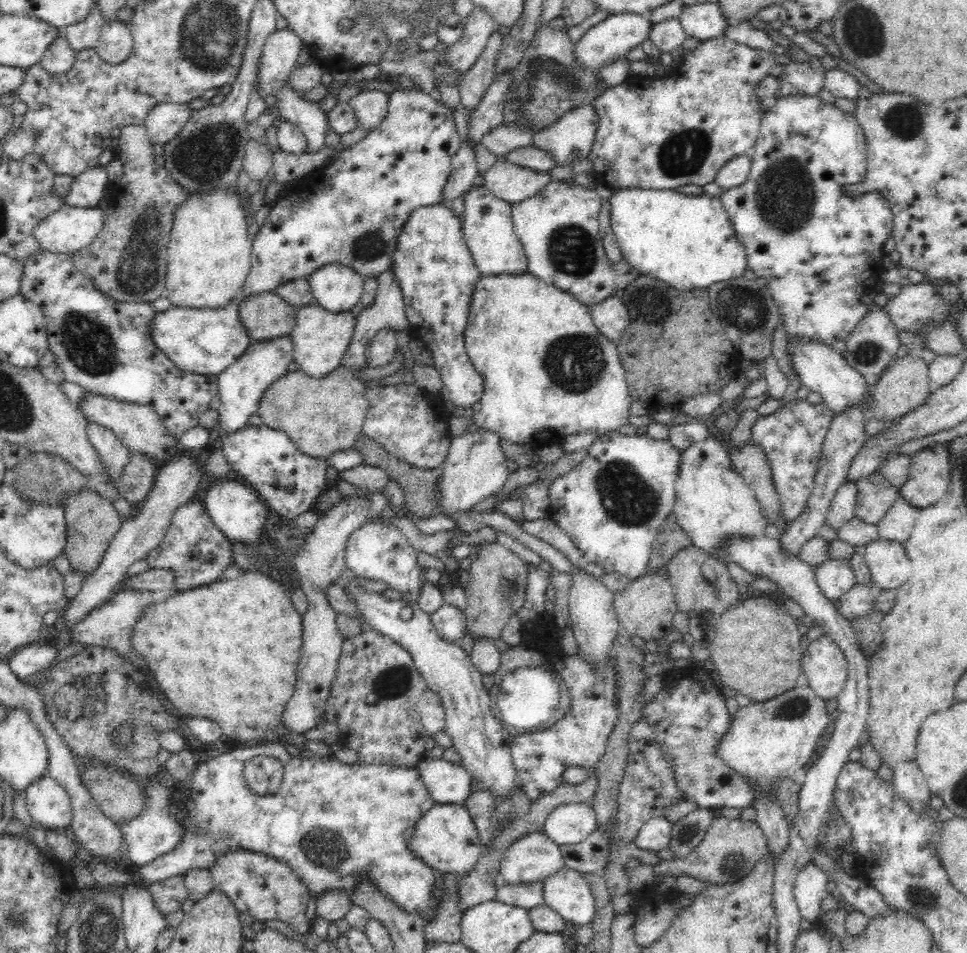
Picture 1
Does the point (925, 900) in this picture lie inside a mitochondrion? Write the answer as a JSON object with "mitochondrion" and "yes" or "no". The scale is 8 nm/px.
{"mitochondrion":"yes"}

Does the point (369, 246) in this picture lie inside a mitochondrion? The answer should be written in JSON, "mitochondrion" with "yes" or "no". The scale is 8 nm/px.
{"mitochondrion":"yes"}

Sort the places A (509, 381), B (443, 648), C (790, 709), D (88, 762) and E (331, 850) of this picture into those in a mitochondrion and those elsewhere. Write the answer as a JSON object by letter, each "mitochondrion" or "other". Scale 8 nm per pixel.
{"A":"other","B":"other","C":"mitochondrion","D":"other","E":"mitochondrion"}

